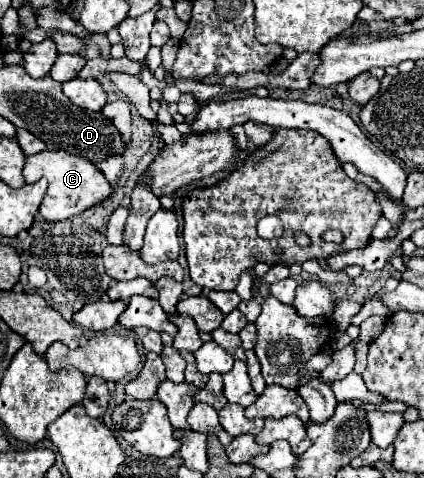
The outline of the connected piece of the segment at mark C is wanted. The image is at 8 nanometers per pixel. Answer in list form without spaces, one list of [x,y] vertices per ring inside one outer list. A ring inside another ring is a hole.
[[[42,151],[26,157],[26,165],[24,165],[26,183],[34,183],[40,177],[46,177],[50,183],[46,197],[40,205],[40,215],[46,221],[64,221],[74,215],[80,215],[86,209],[94,207],[96,203],[102,203],[110,195],[110,183],[92,161],[82,157],[72,157],[70,153],[64,151]]]

